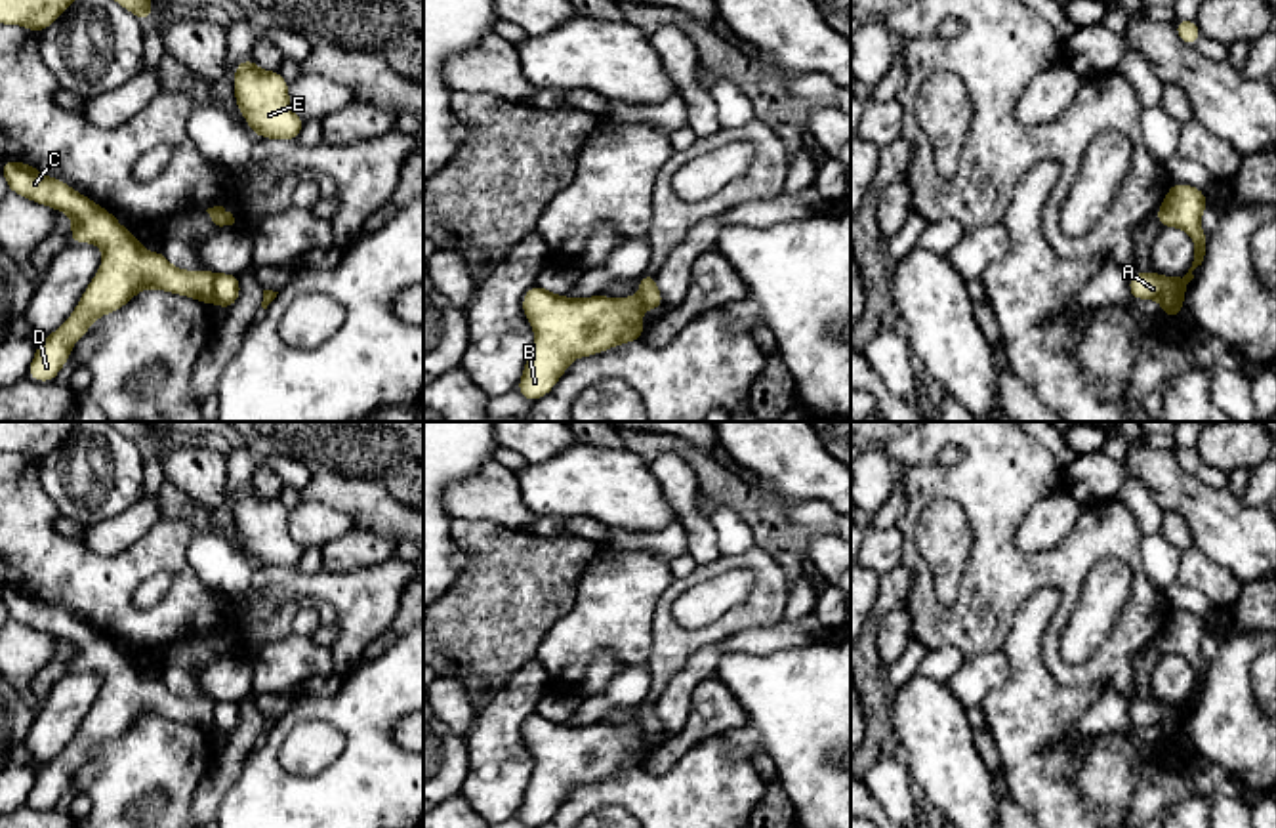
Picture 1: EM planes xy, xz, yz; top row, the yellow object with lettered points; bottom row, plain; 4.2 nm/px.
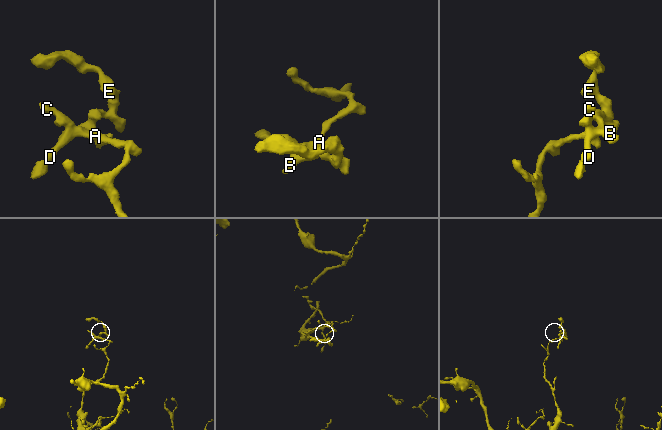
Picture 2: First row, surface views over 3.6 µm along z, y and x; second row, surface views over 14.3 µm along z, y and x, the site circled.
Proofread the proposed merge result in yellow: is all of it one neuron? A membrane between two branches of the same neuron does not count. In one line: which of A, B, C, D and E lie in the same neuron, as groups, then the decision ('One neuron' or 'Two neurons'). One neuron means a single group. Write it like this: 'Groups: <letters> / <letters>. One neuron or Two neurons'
Groups: A / B C D E. Two neurons

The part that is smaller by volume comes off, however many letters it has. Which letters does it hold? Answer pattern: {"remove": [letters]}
{"remove": ["B", "C", "D", "E"]}

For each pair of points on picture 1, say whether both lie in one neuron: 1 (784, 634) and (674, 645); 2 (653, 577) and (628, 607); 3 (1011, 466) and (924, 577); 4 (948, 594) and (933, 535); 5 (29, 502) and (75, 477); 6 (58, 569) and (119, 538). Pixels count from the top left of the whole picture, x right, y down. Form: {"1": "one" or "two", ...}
{"1": "two", "2": "one", "3": "one", "4": "one", "5": "two", "6": "two"}

